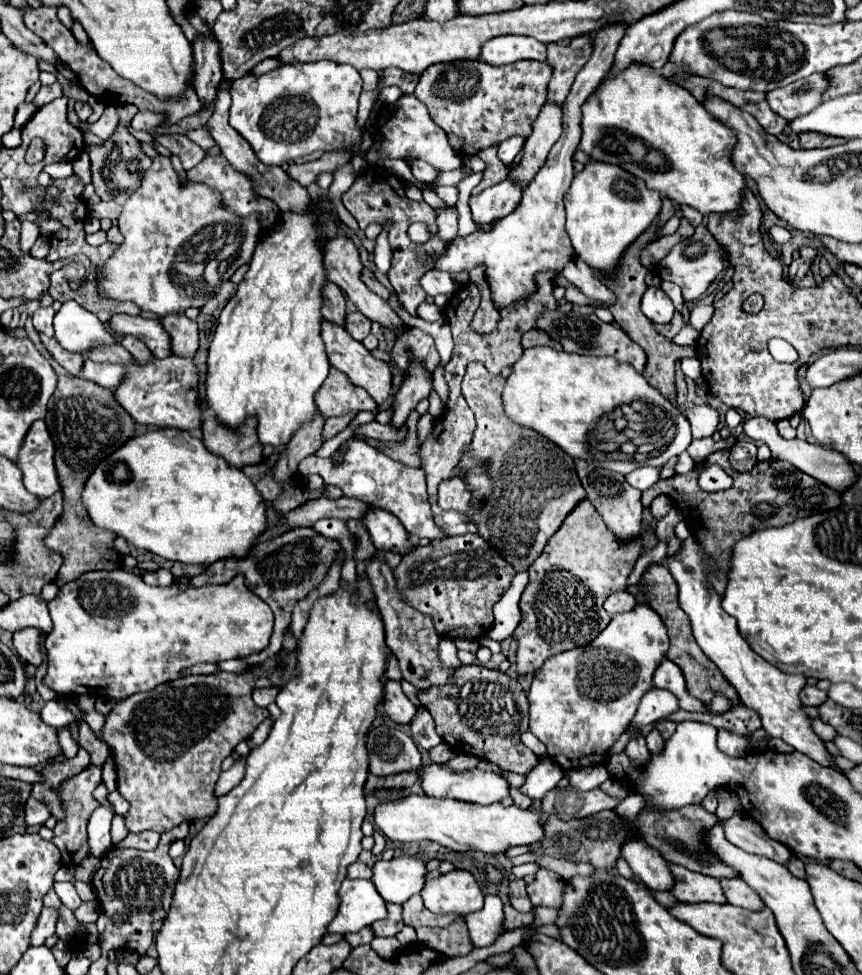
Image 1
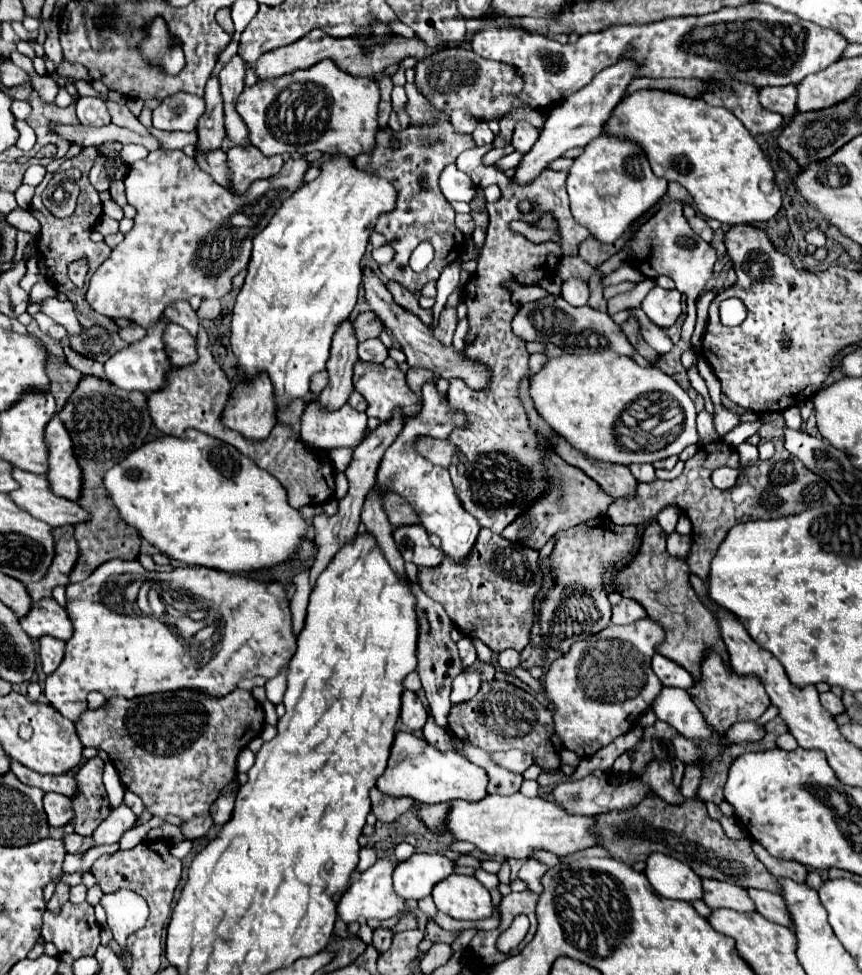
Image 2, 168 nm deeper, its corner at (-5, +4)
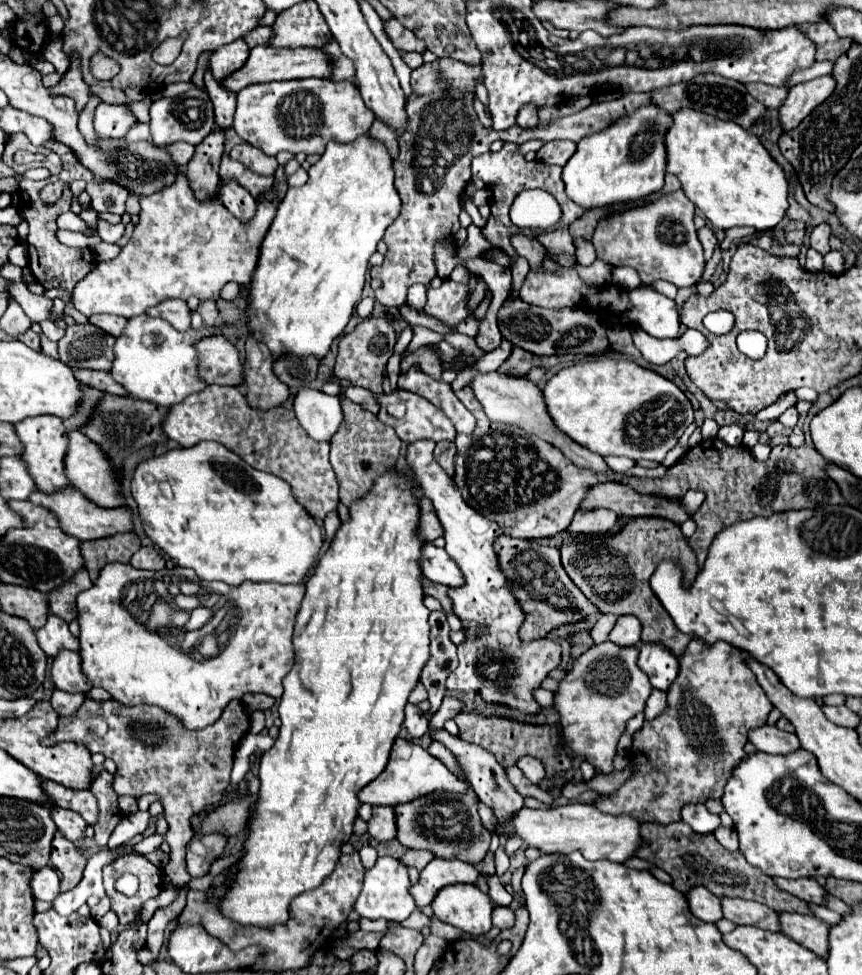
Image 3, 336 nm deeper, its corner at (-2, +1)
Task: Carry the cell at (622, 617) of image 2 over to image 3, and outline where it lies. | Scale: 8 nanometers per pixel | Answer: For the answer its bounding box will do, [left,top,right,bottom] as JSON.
[610,618,640,646]

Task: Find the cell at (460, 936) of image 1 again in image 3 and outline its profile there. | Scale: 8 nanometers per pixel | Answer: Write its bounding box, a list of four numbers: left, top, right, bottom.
[402,910,430,930]

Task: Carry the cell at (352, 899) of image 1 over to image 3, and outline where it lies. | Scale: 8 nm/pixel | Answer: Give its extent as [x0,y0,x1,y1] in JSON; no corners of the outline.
[354,856,416,922]

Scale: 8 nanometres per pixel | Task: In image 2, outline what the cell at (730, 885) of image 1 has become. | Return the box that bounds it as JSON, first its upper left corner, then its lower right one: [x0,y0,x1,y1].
[747,889,791,927]

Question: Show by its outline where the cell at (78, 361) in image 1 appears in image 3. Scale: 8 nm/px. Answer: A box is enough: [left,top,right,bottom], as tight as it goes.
[74,370,128,396]

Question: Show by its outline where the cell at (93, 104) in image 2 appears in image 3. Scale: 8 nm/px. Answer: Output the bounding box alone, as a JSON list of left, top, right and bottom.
[94,102,136,138]

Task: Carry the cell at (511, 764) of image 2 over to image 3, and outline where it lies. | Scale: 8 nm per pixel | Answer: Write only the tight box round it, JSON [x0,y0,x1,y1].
[518,756,546,784]

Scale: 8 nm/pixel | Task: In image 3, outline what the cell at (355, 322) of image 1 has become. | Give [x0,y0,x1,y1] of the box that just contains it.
[334,318,396,394]

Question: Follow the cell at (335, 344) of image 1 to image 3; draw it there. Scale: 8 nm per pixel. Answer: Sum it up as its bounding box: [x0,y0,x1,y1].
[376,390,456,442]

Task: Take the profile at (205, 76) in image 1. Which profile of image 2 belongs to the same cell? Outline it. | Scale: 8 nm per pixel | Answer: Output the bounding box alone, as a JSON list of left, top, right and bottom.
[197,75,225,151]

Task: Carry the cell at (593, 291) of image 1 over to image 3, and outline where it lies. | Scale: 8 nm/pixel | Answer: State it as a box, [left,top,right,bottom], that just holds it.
[612,266,640,288]

